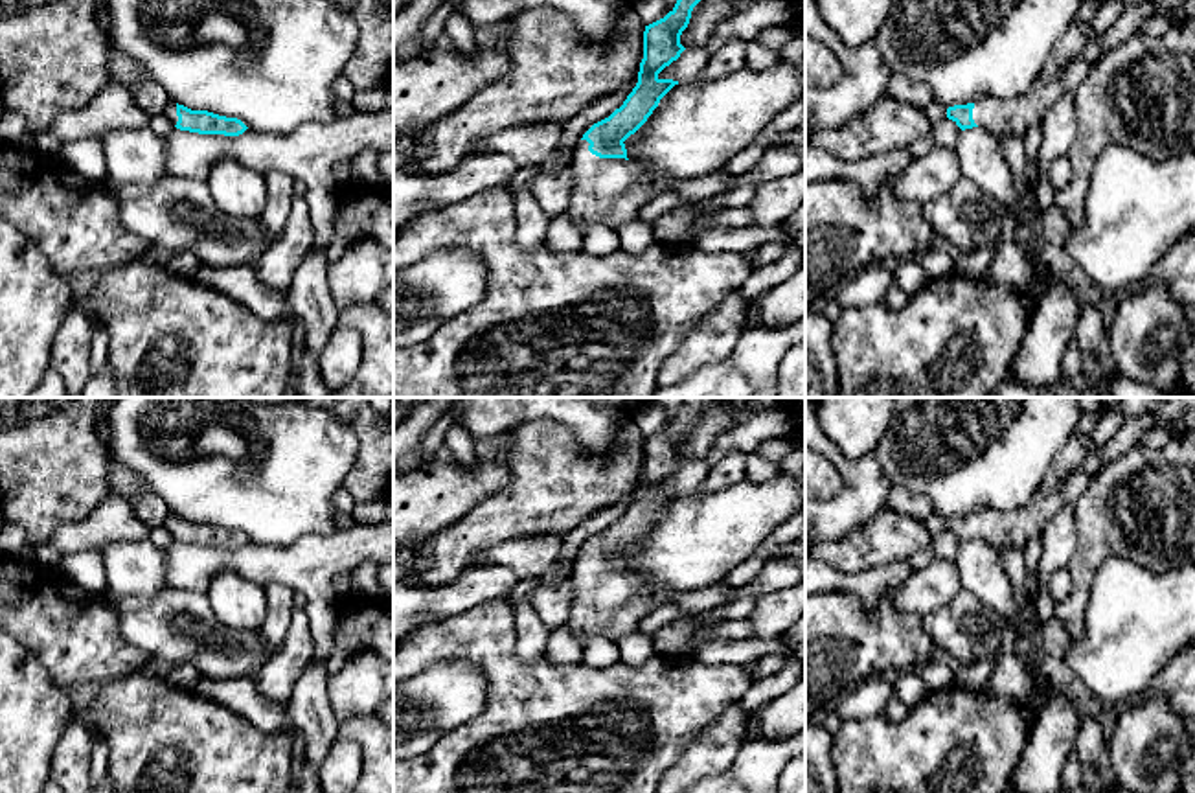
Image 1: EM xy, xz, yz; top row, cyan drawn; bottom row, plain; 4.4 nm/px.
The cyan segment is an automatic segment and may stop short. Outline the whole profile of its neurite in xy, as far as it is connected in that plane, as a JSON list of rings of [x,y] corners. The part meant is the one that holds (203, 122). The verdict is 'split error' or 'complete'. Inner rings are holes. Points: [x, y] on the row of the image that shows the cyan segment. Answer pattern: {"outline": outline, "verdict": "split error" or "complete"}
{"outline": [[[173,101],[169,103],[165,116],[175,123],[176,129],[199,134],[239,136],[248,129],[237,118],[226,118],[208,110],[191,110]]], "verdict": "split error"}

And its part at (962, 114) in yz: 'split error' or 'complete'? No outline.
split error

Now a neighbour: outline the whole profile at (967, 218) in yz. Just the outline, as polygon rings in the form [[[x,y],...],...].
[[[962,177],[949,191],[927,201],[923,215],[938,237],[969,252],[993,247],[1002,237],[1006,208]]]

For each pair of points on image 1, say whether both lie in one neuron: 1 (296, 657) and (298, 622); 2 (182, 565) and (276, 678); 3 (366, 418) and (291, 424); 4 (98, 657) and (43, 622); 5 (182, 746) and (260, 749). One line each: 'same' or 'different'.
1: same
2: different
3: different
4: same
5: same

